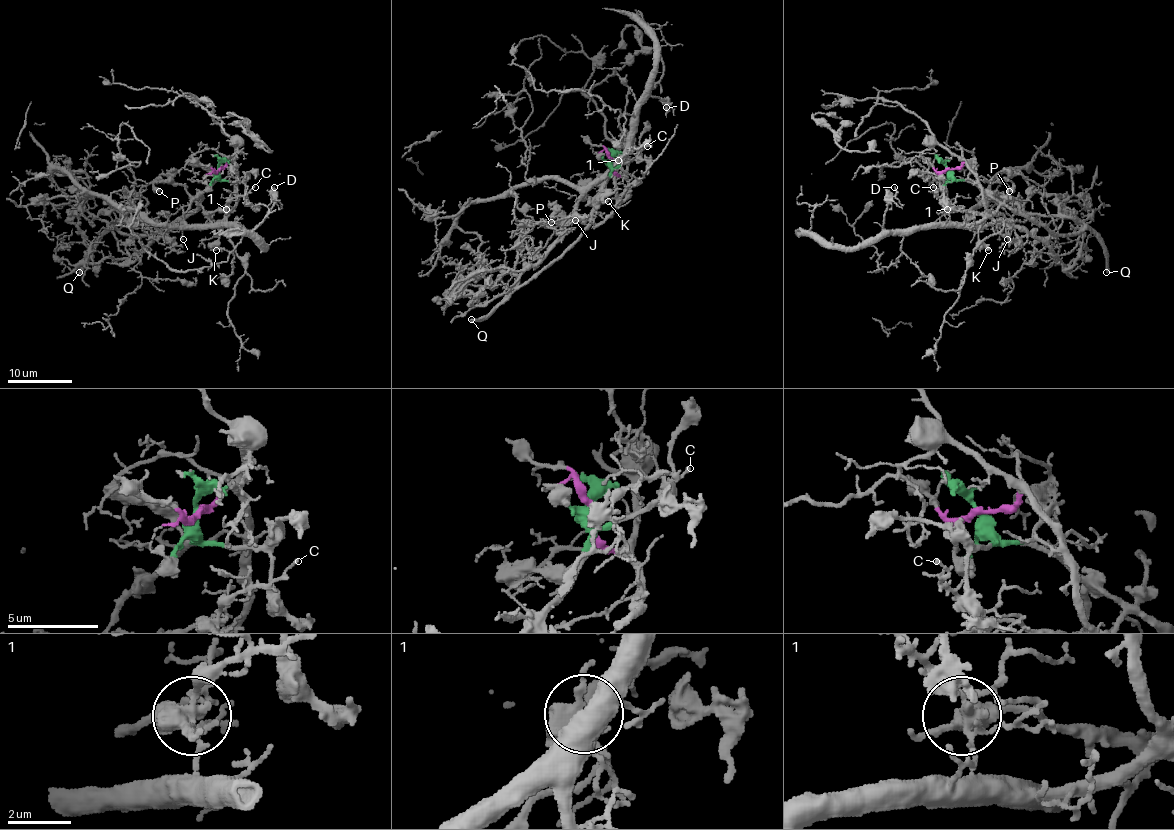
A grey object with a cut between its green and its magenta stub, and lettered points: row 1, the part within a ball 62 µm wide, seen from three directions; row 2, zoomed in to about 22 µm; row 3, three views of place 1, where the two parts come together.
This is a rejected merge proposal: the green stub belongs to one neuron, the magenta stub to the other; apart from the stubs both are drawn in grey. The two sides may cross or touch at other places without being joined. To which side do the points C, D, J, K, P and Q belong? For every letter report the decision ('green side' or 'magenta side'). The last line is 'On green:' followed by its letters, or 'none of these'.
C: magenta side
D: magenta side
J: magenta side
K: green side
P: green side
Q: green side
On green: K, P, Q

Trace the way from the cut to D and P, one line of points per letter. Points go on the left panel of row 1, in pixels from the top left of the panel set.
D: (218, 168), (231, 162), (235, 167), (235, 206), (223, 223), (239, 230), (257, 227), (274, 186)
P: (218, 168), (218, 180), (198, 201), (182, 186), (167, 181), (154, 183), (159, 191)

